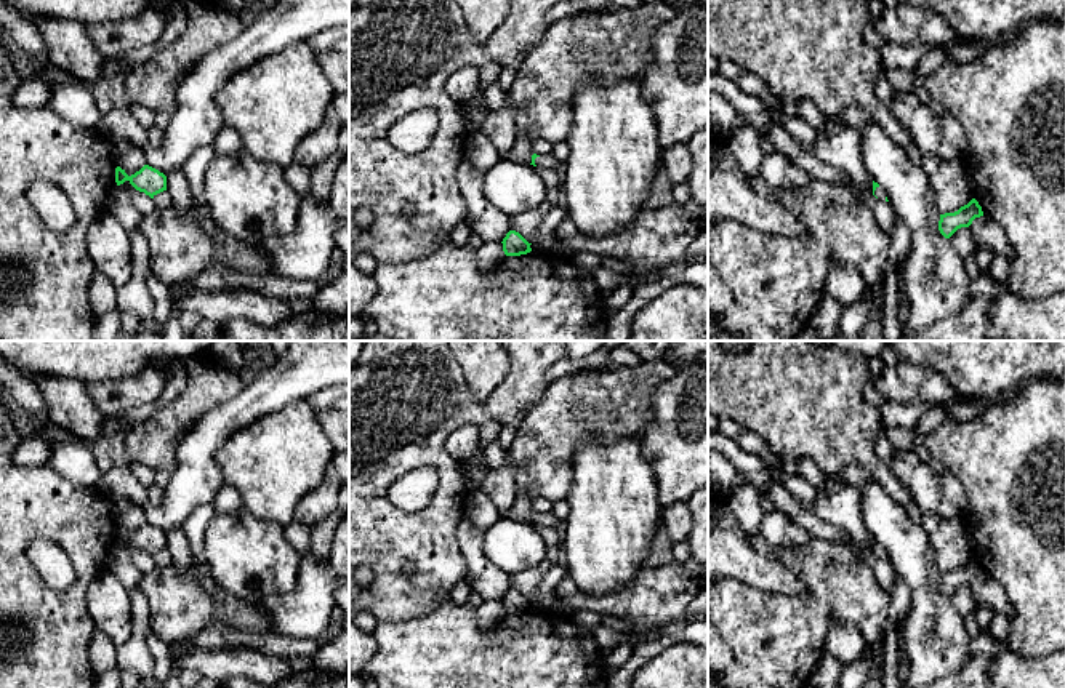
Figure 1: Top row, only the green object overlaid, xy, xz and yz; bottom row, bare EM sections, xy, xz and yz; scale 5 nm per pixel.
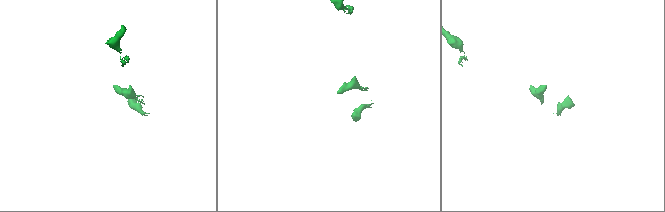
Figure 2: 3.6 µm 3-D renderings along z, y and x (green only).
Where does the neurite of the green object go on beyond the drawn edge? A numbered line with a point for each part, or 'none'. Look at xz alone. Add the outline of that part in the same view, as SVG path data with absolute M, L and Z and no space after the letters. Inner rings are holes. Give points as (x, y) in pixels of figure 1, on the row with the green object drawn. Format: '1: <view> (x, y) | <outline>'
1: xz (548, 160) | M545 155L545 157L537 157L535 158L537 166L545 166L545 168L559 168L562 166L562 162L556 160L553 155Z

